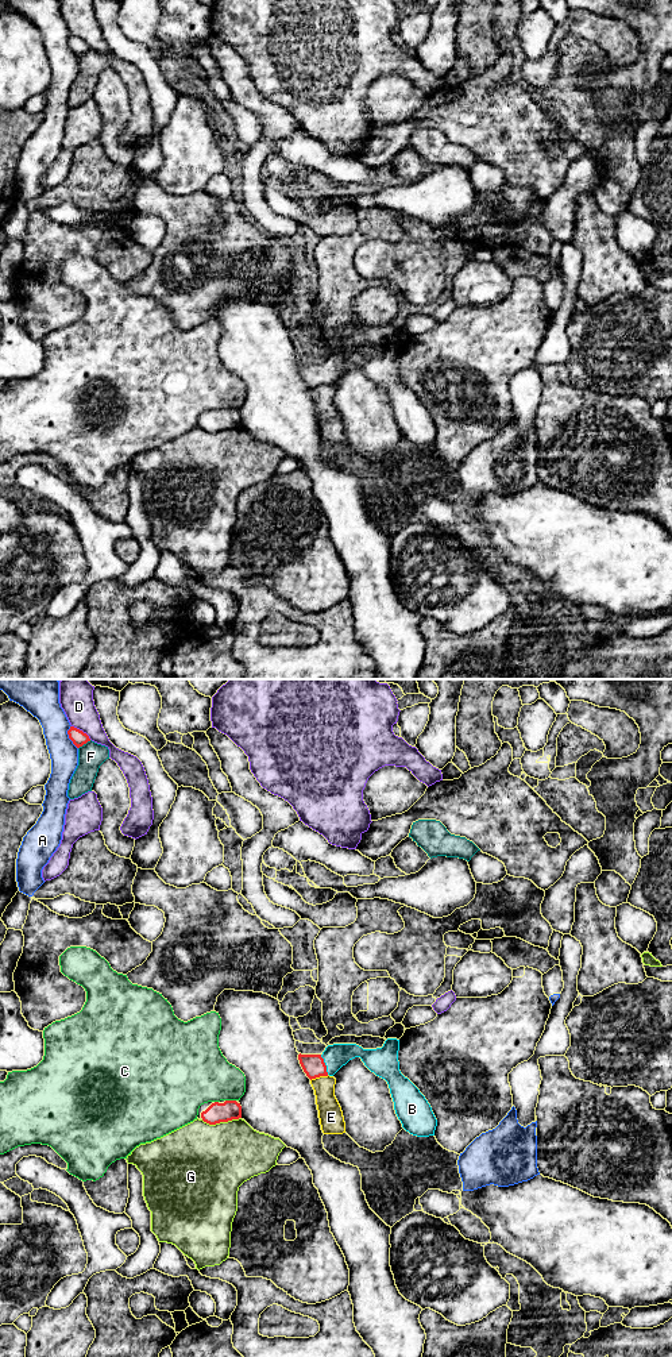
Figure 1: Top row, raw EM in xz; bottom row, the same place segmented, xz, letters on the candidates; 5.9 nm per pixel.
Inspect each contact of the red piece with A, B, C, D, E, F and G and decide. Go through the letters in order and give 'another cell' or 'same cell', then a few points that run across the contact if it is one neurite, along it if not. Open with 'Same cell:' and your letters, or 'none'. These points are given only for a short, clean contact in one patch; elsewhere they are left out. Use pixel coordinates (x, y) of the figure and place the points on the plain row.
Same cell: B
A: another cell
B: same cell; line xz (313, 374), (324, 373), (335, 365)
C: another cell
D: another cell
E: another cell
F: another cell; line xz (91, 49), (78, 57)
G: another cell

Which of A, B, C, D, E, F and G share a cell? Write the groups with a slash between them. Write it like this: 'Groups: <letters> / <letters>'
Groups: A / B / C / D / E / F / G

